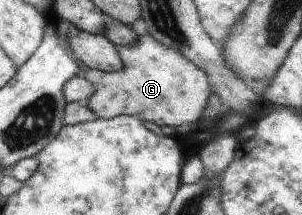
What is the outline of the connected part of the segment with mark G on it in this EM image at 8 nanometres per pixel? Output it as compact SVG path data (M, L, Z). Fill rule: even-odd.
M149 34L140 35L136 44L117 47L122 68L112 72L104 72L81 66L77 75L86 79L94 87L87 107L97 118L108 120L121 114L135 116L143 121L151 121L159 127L177 127L187 130L187 123L196 129L201 121L208 101L212 98L211 83L208 74L195 62L189 61L176 49L160 44Z

